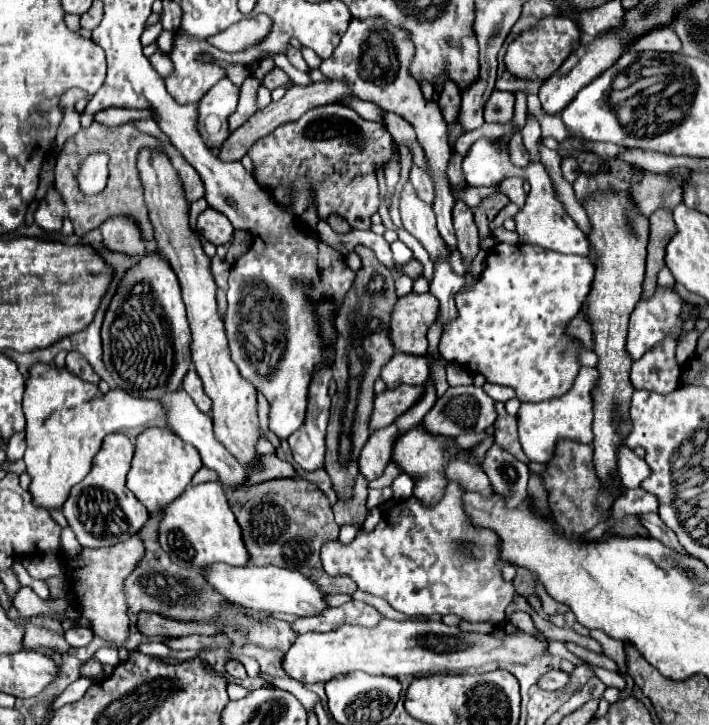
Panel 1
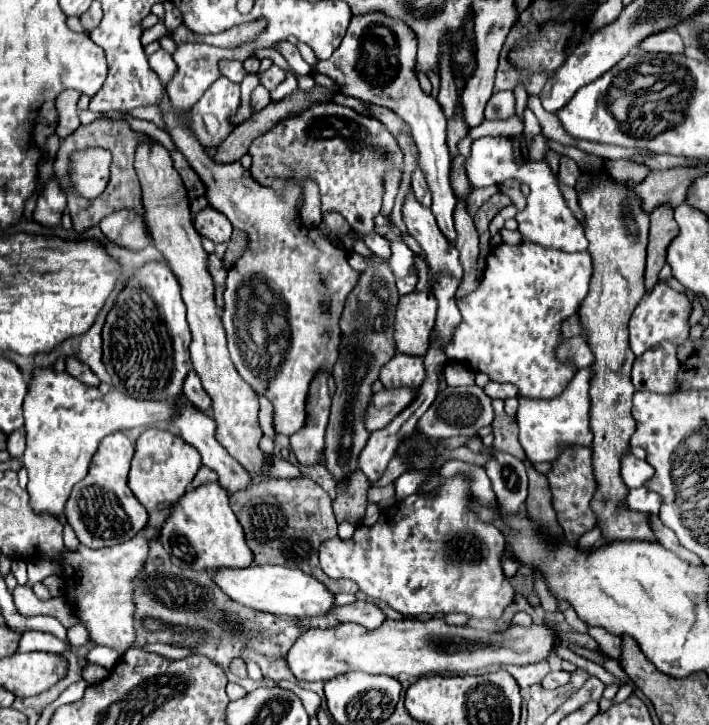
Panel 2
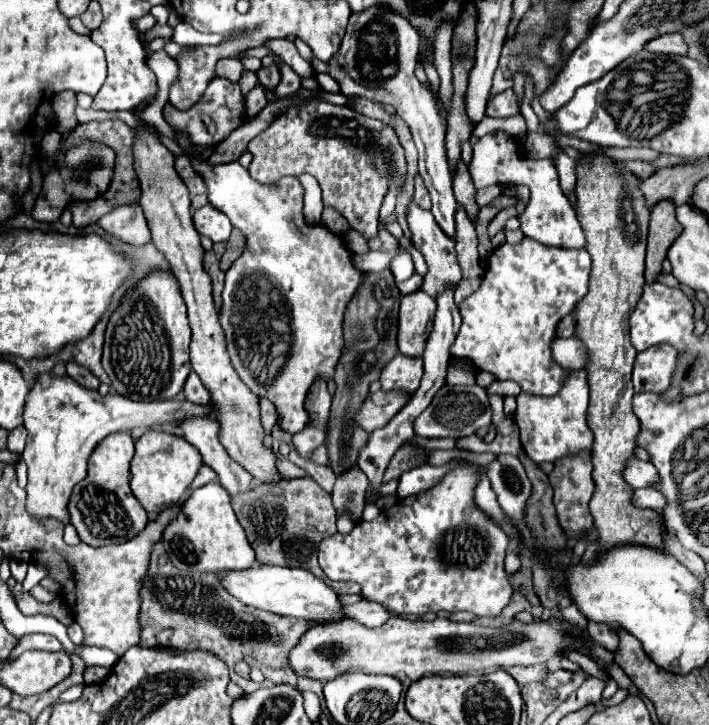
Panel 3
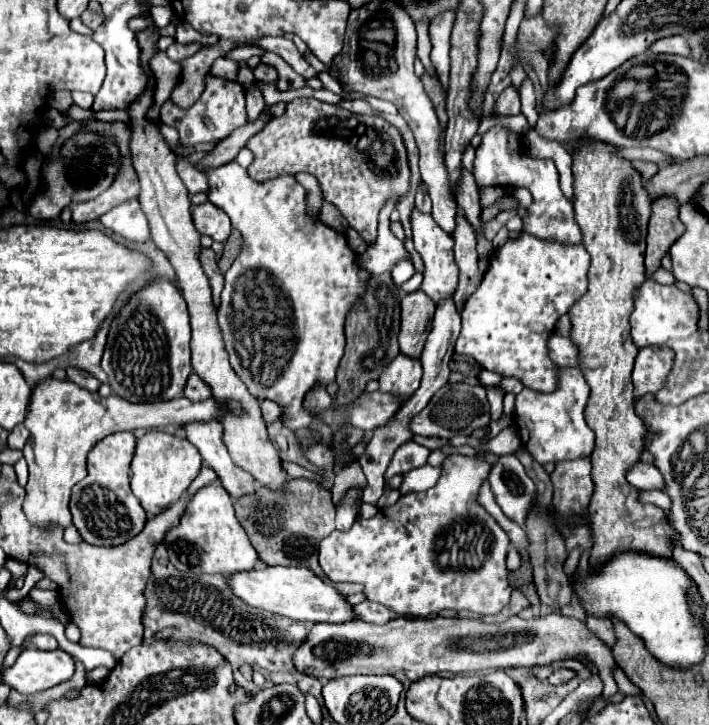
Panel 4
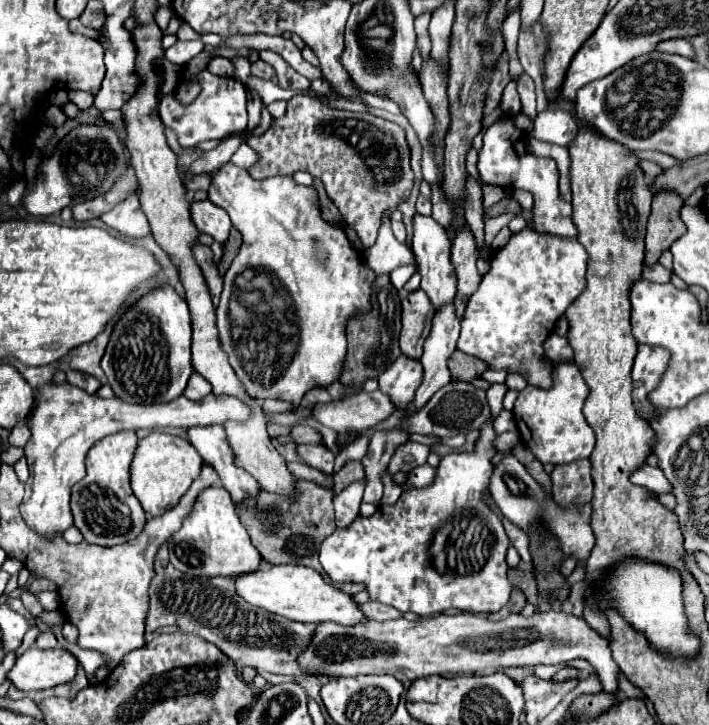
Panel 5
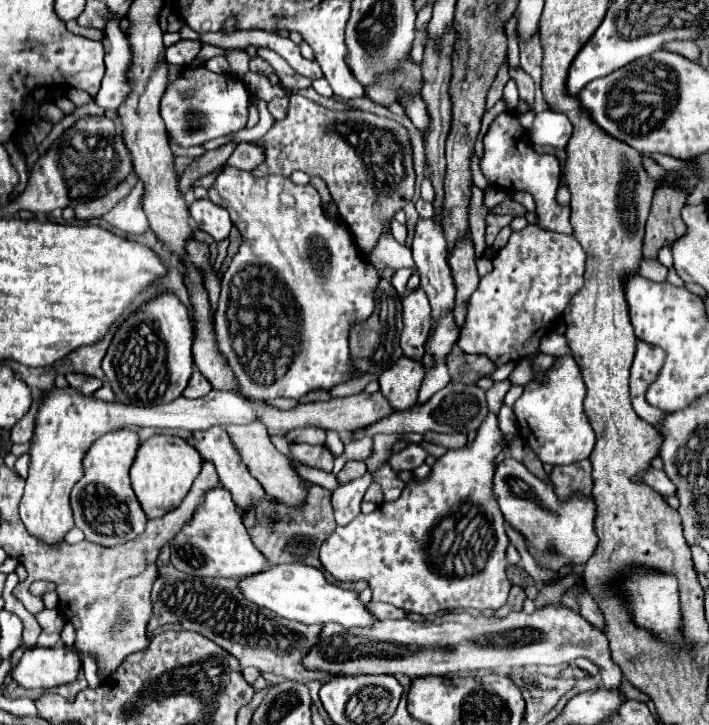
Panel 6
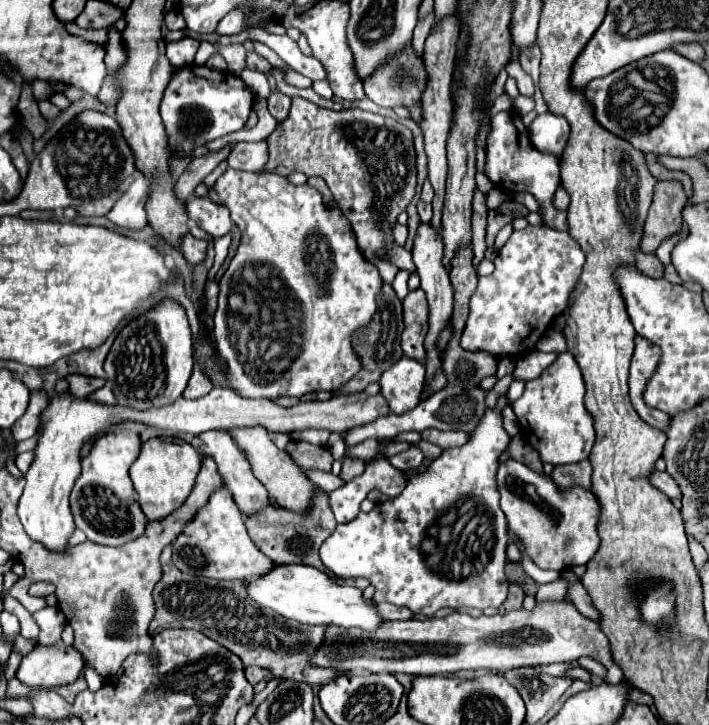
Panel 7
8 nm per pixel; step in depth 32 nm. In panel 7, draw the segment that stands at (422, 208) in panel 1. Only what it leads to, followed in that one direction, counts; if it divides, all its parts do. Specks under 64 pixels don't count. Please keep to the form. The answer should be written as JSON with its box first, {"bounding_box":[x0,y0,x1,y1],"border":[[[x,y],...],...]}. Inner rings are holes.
{"bounding_box":[412,222,452,378],"border":[[[420,222],[418,226],[418,232],[416,232],[416,238],[414,238],[414,248],[412,248],[412,256],[414,256],[414,264],[416,264],[416,272],[420,276],[420,288],[426,292],[428,296],[428,304],[430,304],[430,330],[428,330],[428,336],[426,336],[426,378],[432,378],[434,372],[438,370],[440,366],[440,354],[438,350],[434,348],[434,342],[436,342],[436,336],[440,334],[440,330],[444,328],[444,324],[448,322],[450,314],[452,314],[452,284],[450,284],[450,276],[448,276],[448,270],[442,262],[444,258],[444,244],[442,244],[442,234],[438,230],[432,230],[432,224],[430,222]]]}

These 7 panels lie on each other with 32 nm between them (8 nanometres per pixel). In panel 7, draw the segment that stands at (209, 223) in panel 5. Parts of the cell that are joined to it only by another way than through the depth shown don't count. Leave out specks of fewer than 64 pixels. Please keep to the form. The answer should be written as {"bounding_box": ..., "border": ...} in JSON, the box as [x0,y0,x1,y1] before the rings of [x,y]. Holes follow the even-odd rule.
{"bounding_box":[186,198,232,238],"border":[[[194,198],[186,204],[188,216],[198,222],[202,230],[206,230],[212,238],[220,238],[230,232],[232,220],[228,208],[214,204],[210,198]]]}

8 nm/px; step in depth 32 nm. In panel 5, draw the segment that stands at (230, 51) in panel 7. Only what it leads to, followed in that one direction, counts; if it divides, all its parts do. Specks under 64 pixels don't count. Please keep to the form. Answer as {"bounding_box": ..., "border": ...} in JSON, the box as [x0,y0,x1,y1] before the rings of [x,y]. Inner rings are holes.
{"bounding_box":[232,58,250,84],"border":[[[234,58],[232,62],[234,62],[234,68],[236,68],[234,76],[236,76],[242,84],[246,84],[246,80],[250,78],[250,62],[248,62],[248,58]]]}

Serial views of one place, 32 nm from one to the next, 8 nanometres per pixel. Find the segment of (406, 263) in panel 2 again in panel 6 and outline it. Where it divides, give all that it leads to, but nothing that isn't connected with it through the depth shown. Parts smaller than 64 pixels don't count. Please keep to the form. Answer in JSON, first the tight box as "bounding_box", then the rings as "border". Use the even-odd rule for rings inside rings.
{"bounding_box":[392,268,414,294],"border":[[[400,268],[400,270],[396,270],[392,274],[392,286],[398,290],[398,294],[404,294],[406,292],[406,282],[412,276],[412,272],[414,272],[412,268]]]}

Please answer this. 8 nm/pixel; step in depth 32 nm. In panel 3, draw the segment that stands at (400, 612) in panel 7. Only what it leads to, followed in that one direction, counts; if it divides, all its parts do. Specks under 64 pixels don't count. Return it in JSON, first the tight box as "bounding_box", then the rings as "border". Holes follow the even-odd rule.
{"bounding_box":[344,600,390,628],"border":[[[360,600],[352,606],[344,606],[344,610],[348,610],[348,620],[358,620],[360,624],[368,628],[382,626],[390,618],[384,606],[380,606],[378,602],[370,602],[370,600]]]}

